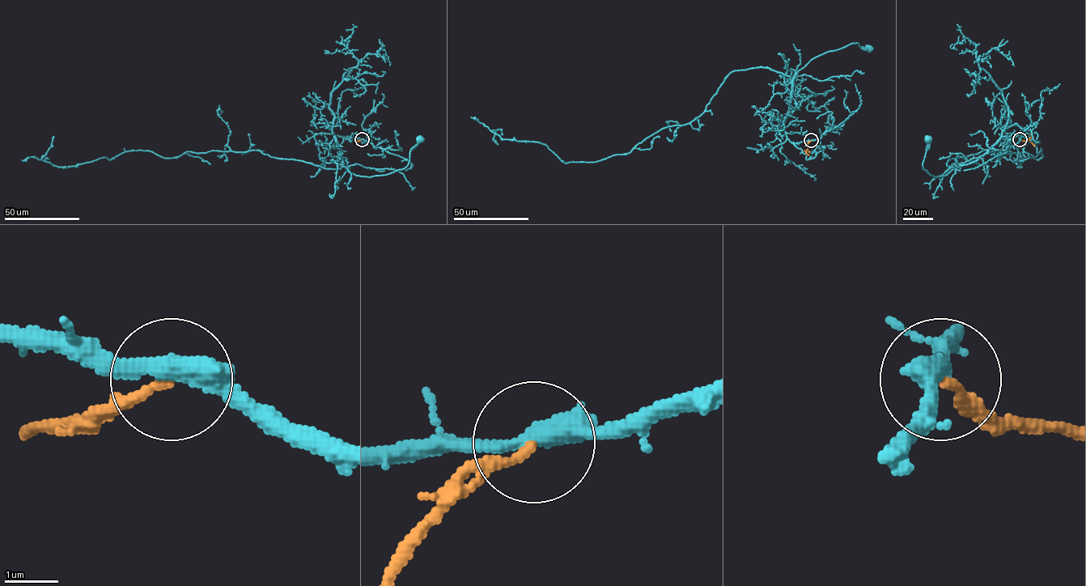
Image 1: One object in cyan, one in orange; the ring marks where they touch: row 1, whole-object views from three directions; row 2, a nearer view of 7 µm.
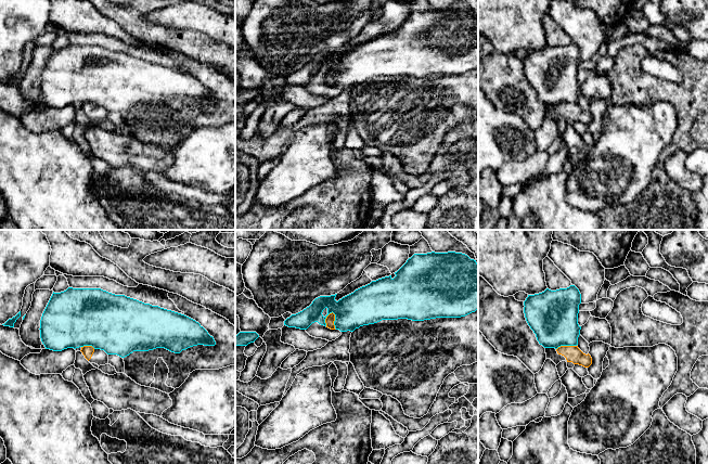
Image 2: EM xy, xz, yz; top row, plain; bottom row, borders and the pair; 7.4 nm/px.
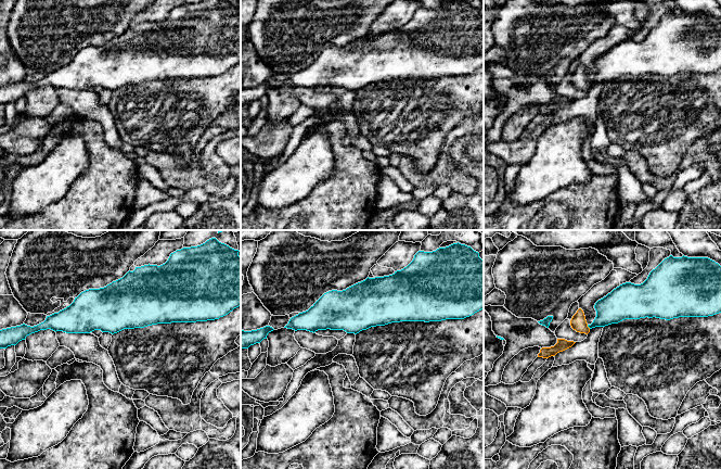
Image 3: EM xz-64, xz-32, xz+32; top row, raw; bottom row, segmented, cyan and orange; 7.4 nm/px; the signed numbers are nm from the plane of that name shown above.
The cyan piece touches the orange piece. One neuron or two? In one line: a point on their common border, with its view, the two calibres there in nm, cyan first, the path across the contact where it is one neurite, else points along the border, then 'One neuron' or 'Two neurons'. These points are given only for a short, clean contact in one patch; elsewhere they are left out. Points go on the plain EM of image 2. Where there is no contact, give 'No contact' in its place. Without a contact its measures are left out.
Touches cyan at xz (335, 77). Thickness 280 nm (cyan) against 70 nm. Boundary: xz (332, 68), (335, 85). Two neurons

